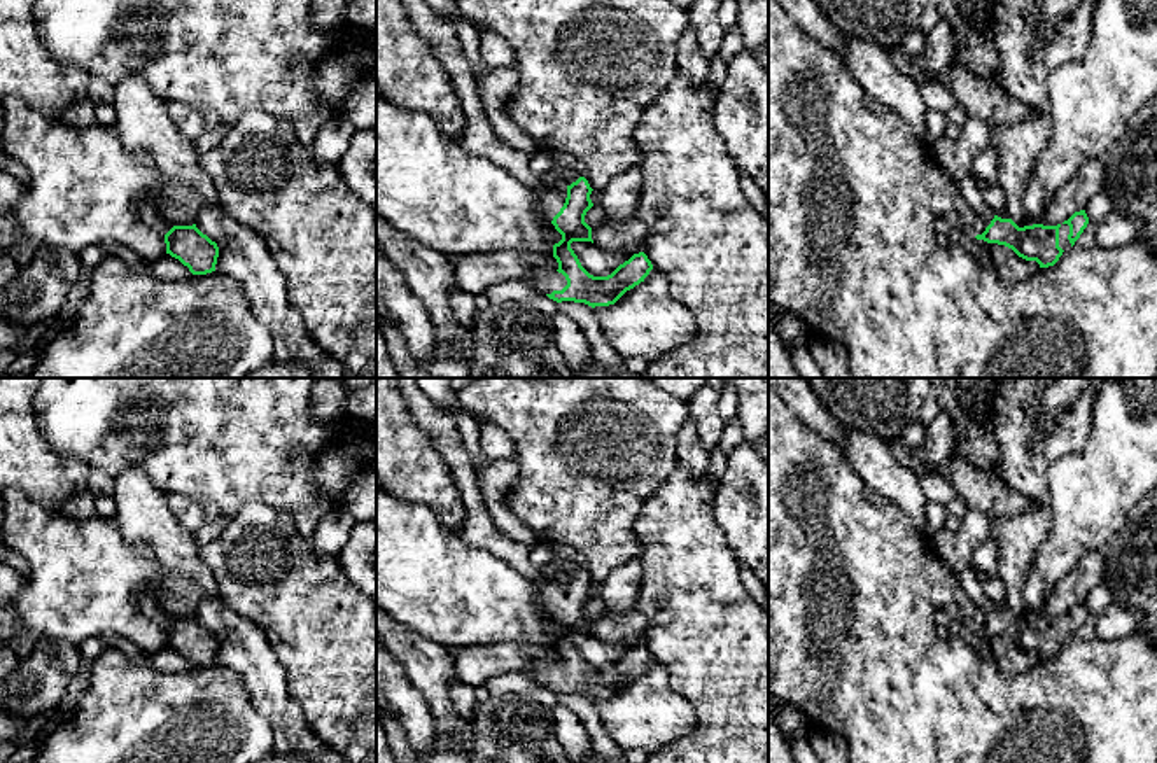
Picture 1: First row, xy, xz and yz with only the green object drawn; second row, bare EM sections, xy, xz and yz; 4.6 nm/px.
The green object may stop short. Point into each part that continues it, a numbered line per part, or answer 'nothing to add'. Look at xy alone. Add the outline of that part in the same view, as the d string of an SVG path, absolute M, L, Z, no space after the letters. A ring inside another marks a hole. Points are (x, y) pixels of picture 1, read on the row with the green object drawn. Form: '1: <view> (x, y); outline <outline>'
1: xy (151, 216); outline M138 200L137 208L140 212L142 220L159 234L166 234L173 226L161 215L156 205Z

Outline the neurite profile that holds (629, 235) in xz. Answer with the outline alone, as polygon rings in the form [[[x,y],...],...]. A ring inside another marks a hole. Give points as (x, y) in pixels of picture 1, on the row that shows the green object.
[[[634,219],[634,220],[606,220],[592,228],[592,240],[597,247],[606,250],[621,248],[630,254],[639,254],[644,248],[644,240],[649,233],[649,228]]]

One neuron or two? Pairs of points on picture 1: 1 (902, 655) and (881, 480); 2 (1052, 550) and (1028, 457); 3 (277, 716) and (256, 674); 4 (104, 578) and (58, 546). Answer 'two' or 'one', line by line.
1: two
2: two
3: one
4: one

